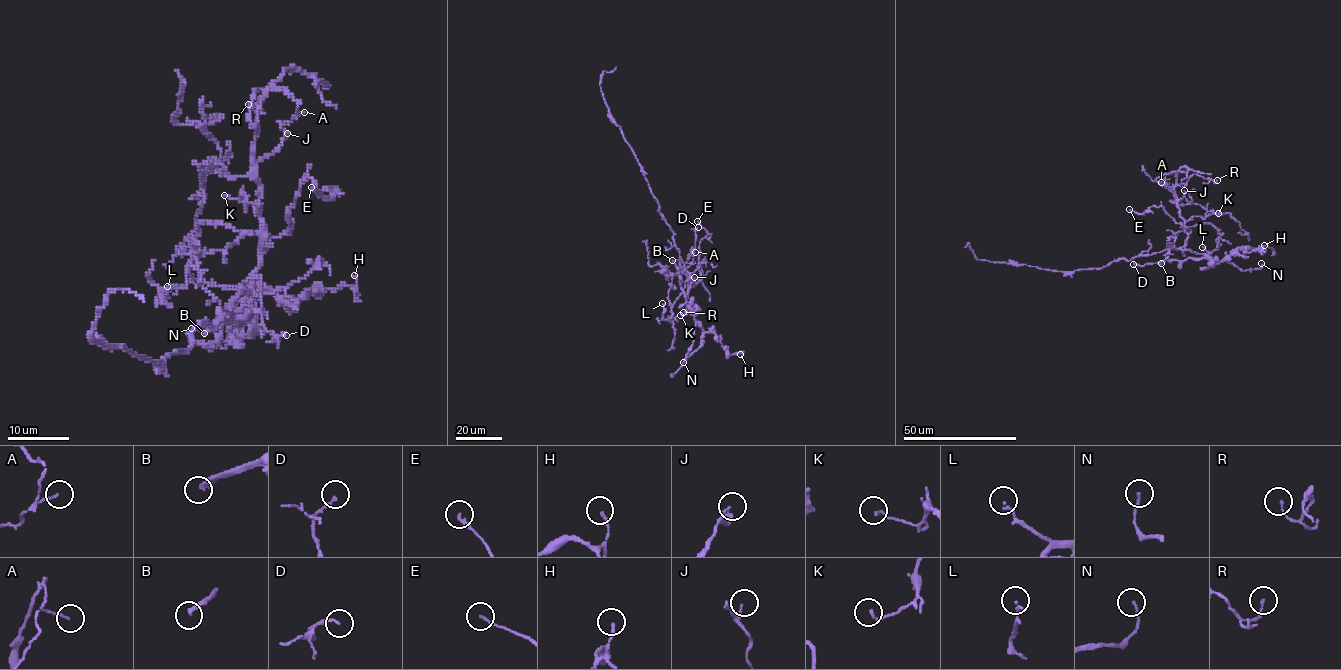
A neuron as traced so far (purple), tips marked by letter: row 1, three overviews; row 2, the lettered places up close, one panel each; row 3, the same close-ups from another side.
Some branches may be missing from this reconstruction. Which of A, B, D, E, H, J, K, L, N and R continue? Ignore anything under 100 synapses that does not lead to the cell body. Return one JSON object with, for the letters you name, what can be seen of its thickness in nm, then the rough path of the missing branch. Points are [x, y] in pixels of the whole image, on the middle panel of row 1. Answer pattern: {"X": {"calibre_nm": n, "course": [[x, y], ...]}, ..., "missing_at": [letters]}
{"missing_at": []}

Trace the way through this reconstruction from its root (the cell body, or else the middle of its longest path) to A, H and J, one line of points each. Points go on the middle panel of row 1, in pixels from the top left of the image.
A: (672, 230), (680, 258), (692, 282), (681, 270), (692, 247), (695, 252)
H: (672, 230), (680, 258), (691, 277), (686, 303), (694, 319), (704, 331), (714, 334), (730, 354), (740, 354)
J: (672, 230), (680, 258), (692, 282), (683, 273), (694, 277)

